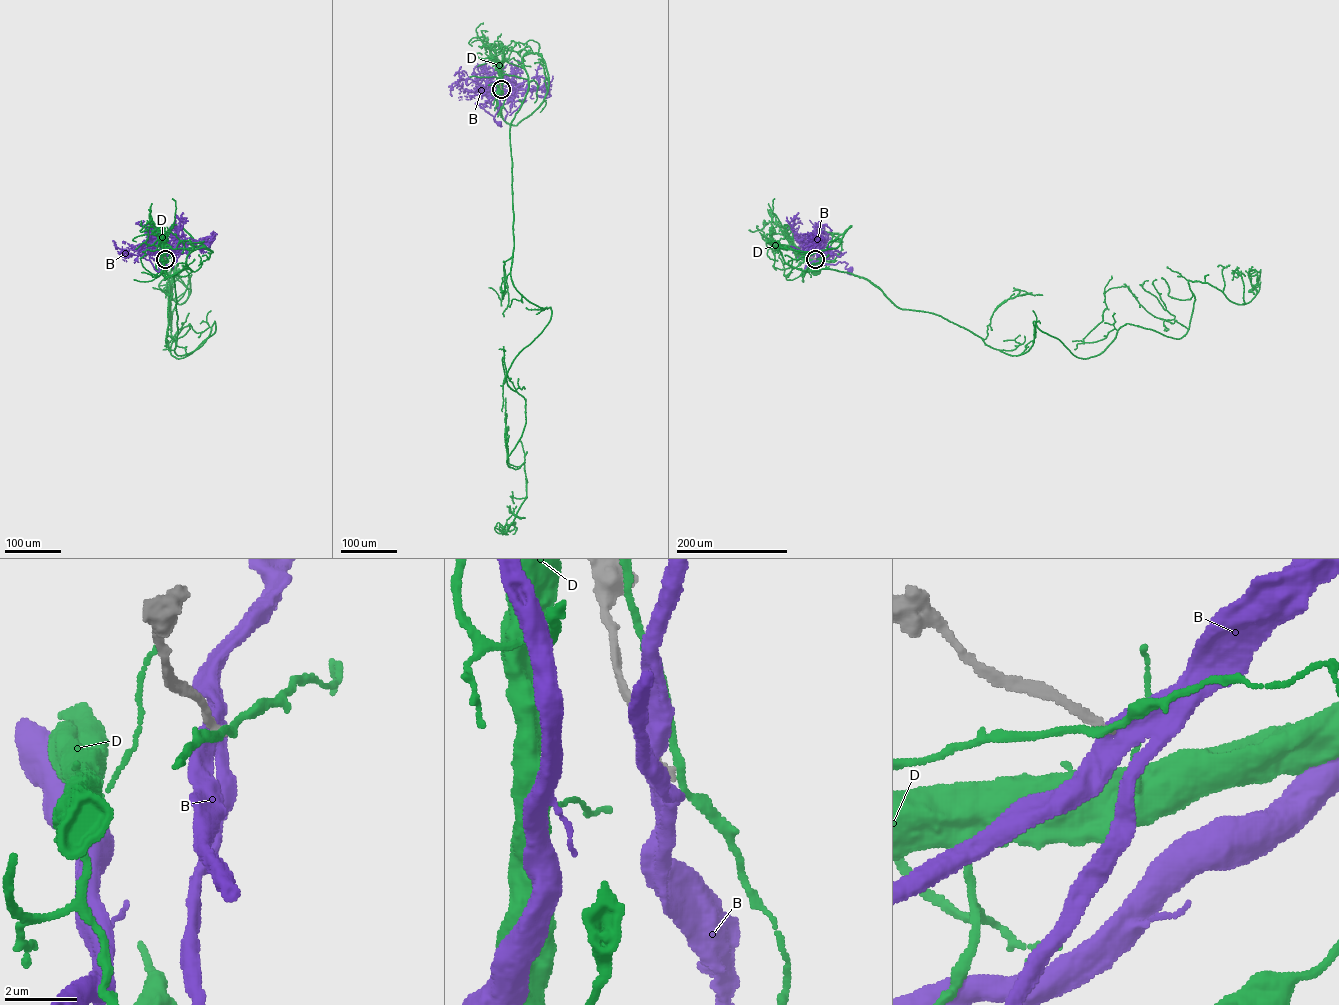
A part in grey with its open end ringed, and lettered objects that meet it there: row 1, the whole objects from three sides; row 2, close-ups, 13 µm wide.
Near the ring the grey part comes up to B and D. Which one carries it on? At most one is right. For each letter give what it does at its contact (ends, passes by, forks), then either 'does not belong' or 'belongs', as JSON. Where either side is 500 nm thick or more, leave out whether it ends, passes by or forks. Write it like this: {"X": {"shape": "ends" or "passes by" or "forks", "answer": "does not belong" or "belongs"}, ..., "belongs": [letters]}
{"B": {"shape": "passes by", "answer": "does not belong"}, "D": {"shape": "passes by", "answer": "does not belong"}, "belongs": []}

